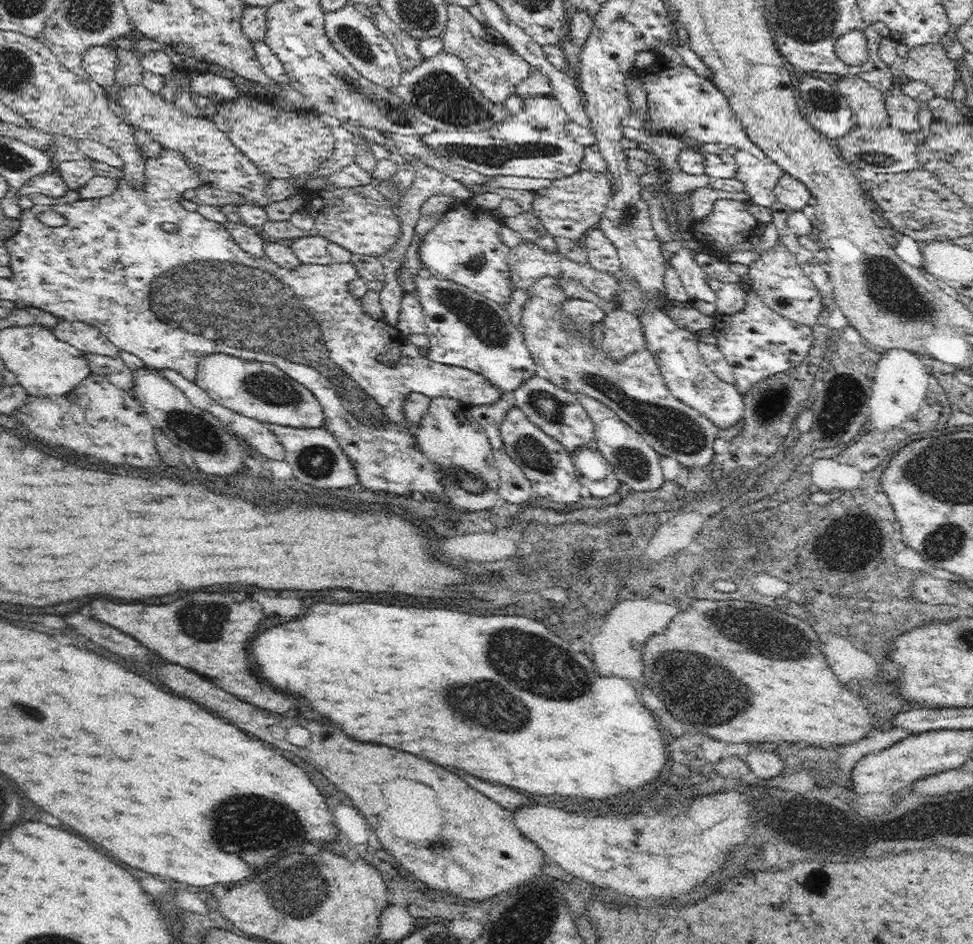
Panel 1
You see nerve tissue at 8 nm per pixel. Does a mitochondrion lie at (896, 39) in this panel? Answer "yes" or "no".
no

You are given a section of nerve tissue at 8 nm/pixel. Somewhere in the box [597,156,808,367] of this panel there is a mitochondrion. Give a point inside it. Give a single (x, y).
(628, 216)

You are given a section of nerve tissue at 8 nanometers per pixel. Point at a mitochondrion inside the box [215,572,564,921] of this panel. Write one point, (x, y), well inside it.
(442, 842)

